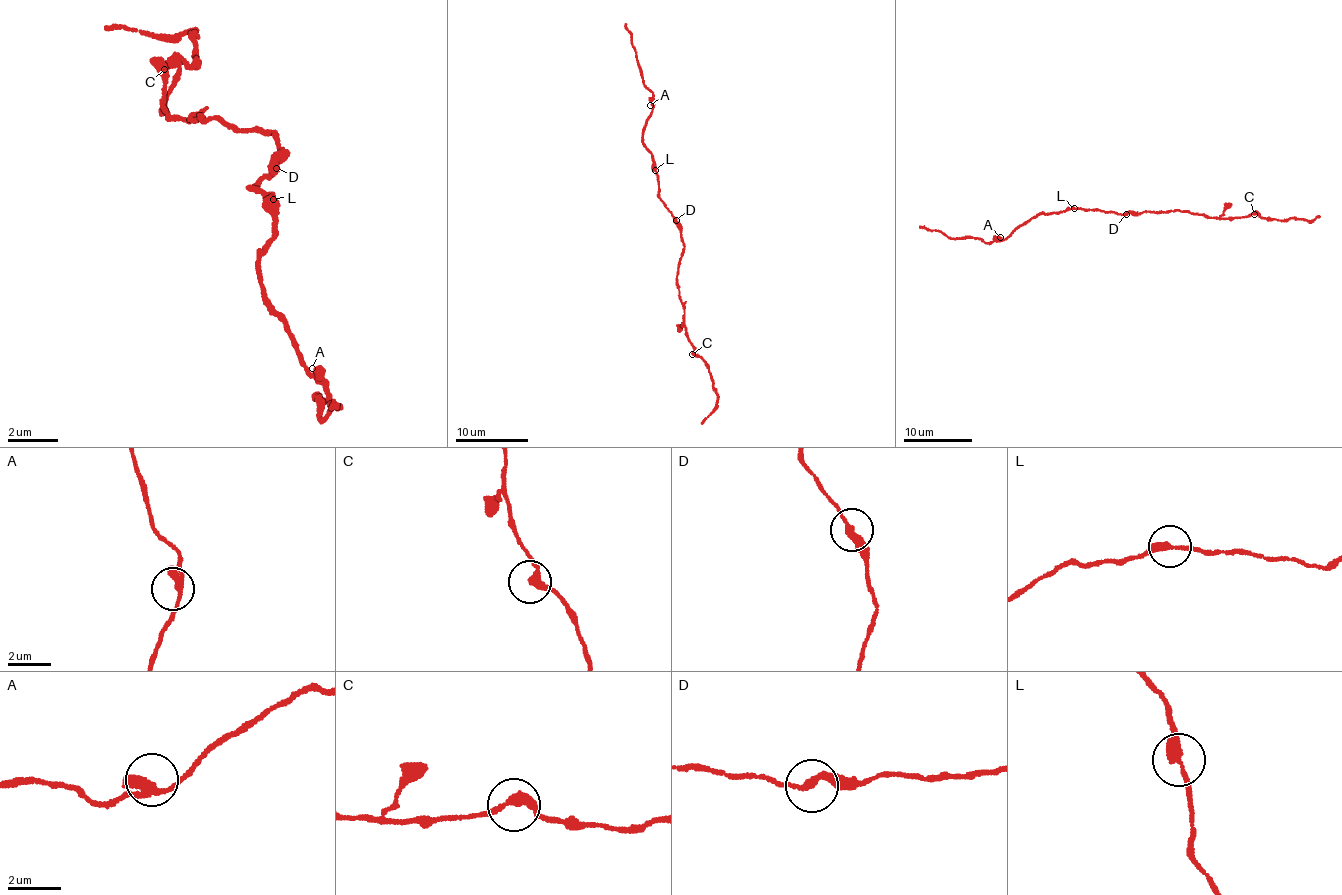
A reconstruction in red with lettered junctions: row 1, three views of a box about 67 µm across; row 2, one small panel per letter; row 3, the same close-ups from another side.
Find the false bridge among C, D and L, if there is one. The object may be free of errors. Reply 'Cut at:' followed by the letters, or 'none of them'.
Cut at: none of them

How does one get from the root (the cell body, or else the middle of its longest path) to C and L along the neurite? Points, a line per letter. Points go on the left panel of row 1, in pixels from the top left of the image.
C: (272, 170), (279, 138), (266, 128), (164, 113), (160, 104), (180, 72), (164, 69)
L: (272, 170), (273, 176), (265, 174), (256, 188), (252, 184), (275, 202), (272, 198)

